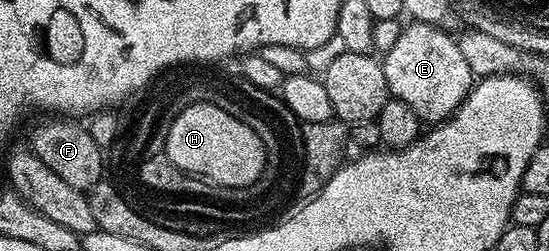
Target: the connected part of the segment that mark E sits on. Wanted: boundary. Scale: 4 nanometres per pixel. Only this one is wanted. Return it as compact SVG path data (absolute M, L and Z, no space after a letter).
M409 21L394 48L382 58L389 95L410 104L424 124L443 122L464 103L474 85L470 64L462 56L459 41L448 32L425 22Z

